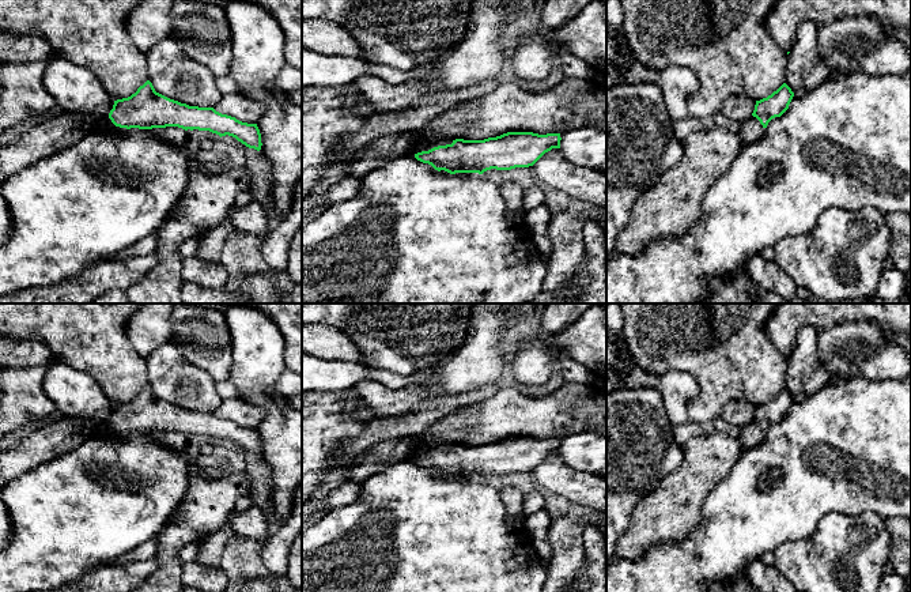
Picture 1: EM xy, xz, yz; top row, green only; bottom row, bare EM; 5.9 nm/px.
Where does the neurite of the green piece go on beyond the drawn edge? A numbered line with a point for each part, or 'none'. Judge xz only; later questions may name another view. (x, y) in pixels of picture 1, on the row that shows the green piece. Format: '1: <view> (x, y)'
1: xz (426, 144)

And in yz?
1: yz (751, 131)

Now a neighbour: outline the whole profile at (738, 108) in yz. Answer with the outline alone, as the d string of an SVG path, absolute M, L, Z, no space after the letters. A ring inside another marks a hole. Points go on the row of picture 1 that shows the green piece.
M749 94L732 95L723 102L721 113L733 121L742 122L752 117L756 101Z

